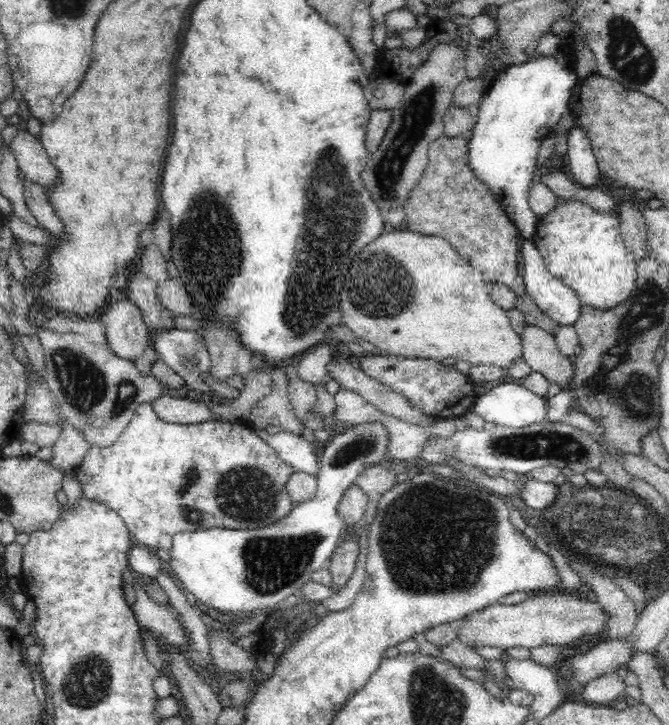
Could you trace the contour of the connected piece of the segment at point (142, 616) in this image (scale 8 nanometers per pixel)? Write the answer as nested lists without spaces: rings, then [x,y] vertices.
[[[136,583],[133,584],[133,590],[137,601],[131,609],[139,626],[151,632],[160,632],[165,642],[182,645],[183,630],[177,625],[173,617],[175,614],[171,614],[165,606],[156,606],[153,600],[148,598],[146,591]]]

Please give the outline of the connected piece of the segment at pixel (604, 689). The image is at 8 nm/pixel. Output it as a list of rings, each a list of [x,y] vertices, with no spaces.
[[[618,671],[604,673],[584,686],[583,697],[589,704],[604,706],[607,702],[624,697],[626,686],[624,679],[620,679]]]

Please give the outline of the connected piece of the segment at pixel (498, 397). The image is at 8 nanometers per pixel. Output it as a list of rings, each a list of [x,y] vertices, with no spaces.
[[[506,383],[477,395],[469,408],[485,424],[508,428],[526,428],[543,423],[546,419],[546,402],[542,397],[516,383]]]

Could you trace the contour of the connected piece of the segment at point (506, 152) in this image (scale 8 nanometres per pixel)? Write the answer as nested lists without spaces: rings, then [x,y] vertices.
[[[564,54],[542,58],[535,55],[528,61],[512,64],[497,72],[494,80],[485,87],[485,93],[477,104],[478,113],[470,131],[470,168],[474,168],[474,176],[486,184],[498,200],[502,200],[502,212],[514,220],[514,228],[524,241],[530,241],[537,227],[538,217],[529,207],[529,190],[534,182],[534,170],[537,168],[538,150],[542,140],[554,131],[558,120],[564,112],[570,111],[570,98],[579,83],[576,72],[570,68],[570,60]]]

